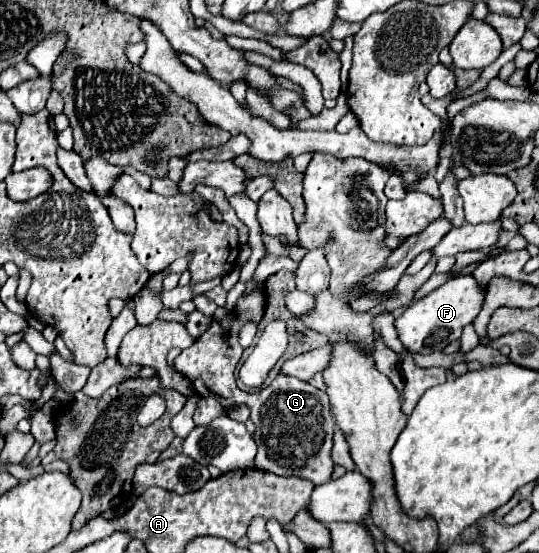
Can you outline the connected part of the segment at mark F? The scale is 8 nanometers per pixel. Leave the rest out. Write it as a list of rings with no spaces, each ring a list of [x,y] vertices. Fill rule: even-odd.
[[[458,275],[450,279],[448,283],[440,285],[432,293],[428,293],[424,299],[412,303],[400,319],[394,321],[398,339],[402,345],[414,353],[434,353],[442,351],[448,343],[460,339],[460,333],[466,325],[470,325],[476,315],[480,313],[486,299],[486,287],[482,287],[472,275]]]

